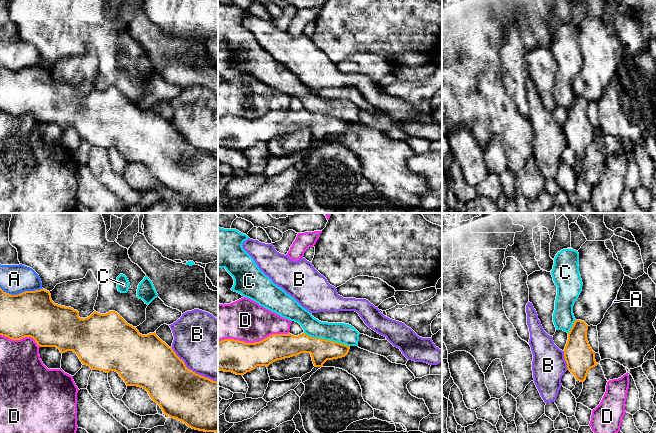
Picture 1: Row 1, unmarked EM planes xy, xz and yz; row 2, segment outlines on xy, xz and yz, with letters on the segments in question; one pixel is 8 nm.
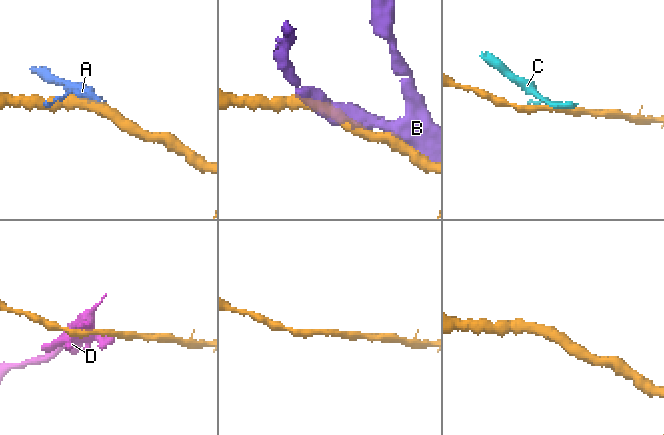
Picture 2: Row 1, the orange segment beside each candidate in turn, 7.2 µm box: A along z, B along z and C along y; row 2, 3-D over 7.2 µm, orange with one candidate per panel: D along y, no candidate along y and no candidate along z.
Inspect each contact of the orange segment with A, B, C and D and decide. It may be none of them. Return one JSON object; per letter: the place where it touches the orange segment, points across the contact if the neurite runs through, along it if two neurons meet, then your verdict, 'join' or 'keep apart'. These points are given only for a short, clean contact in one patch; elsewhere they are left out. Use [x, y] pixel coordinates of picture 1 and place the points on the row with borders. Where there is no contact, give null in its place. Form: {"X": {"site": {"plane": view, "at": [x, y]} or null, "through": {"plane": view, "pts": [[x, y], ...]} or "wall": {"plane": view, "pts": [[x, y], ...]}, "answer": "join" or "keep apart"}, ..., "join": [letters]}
{"A": {"site": {"plane": "xy", "at": [21, 293]}, "answer": "keep apart"}, "B": {"site": {"plane": "xy", "at": [191, 370]}, "answer": "keep apart"}, "C": {"site": {"plane": "xz", "at": [327, 340]}, "answer": "keep apart"}, "D": {"site": {"plane": "xz", "at": [254, 342]}, "answer": "keep apart"}, "join": []}

